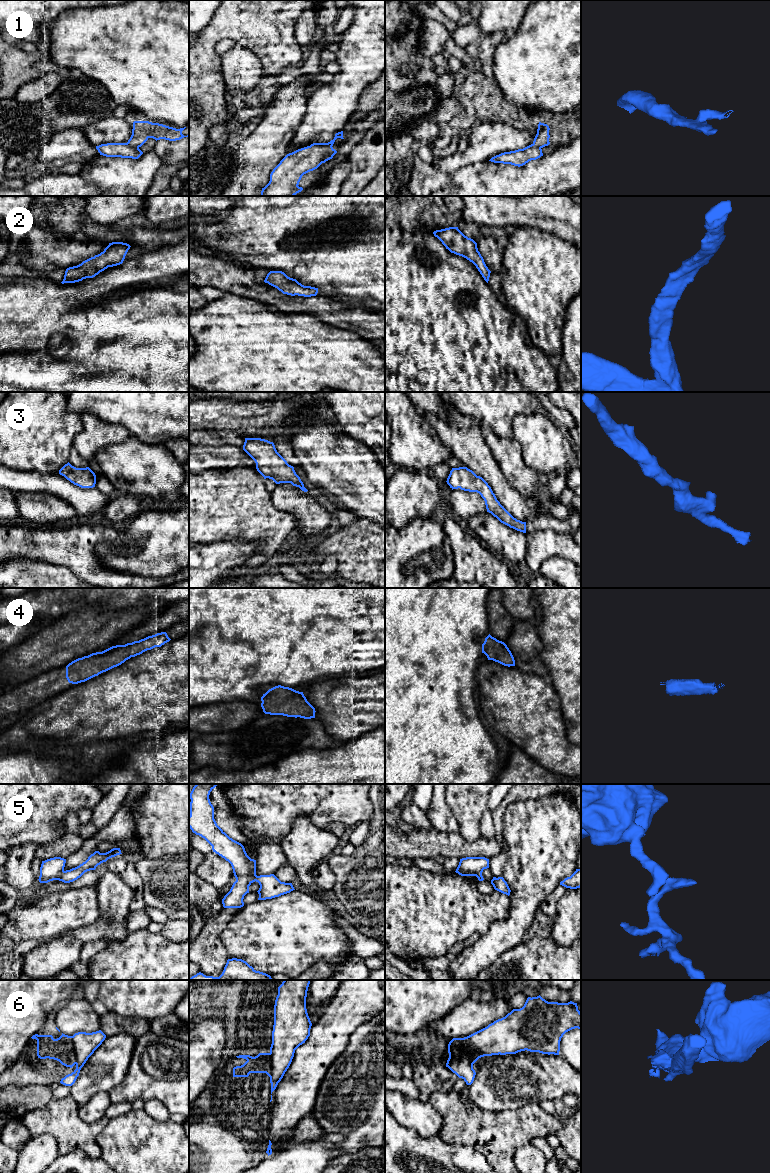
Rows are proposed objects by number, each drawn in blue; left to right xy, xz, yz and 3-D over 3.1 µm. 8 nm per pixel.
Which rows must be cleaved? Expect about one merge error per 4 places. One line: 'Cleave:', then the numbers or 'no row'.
Cleave: 1, 5, 6

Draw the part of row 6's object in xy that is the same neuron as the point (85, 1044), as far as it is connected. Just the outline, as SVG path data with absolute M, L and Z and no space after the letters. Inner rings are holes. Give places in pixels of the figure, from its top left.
M99 1030L92 1033L78 1032L71 1036L71 1038L76 1056L76 1069L61 1079L60 1083L65 1086L72 1086L75 1083L81 1068L94 1051L102 1044L106 1035Z

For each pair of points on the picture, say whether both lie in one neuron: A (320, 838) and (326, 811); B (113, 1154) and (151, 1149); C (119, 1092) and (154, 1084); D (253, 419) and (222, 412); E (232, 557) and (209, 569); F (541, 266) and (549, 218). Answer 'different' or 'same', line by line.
A: different
B: same
C: same
D: same
E: same
F: different

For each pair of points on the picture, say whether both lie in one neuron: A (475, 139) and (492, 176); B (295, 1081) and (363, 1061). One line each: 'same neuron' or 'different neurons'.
A: different neurons
B: different neurons

